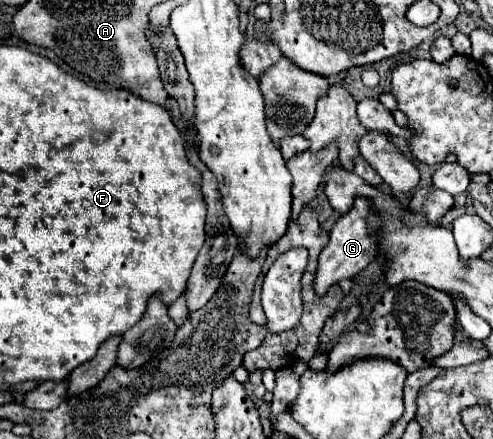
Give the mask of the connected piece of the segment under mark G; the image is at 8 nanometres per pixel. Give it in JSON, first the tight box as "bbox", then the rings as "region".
{"bbox":[313,198,377,296],"region":[[[357,198],[353,208],[333,224],[333,228],[329,232],[329,236],[331,236],[329,244],[319,254],[319,262],[317,262],[317,270],[315,270],[315,282],[313,282],[315,294],[319,294],[319,296],[327,294],[327,290],[333,284],[339,284],[341,280],[357,276],[375,258],[377,246],[375,246],[373,230],[367,226],[367,216],[371,212],[373,212],[371,202],[367,198]]]}

